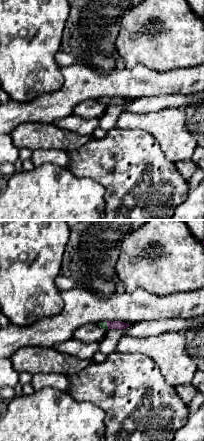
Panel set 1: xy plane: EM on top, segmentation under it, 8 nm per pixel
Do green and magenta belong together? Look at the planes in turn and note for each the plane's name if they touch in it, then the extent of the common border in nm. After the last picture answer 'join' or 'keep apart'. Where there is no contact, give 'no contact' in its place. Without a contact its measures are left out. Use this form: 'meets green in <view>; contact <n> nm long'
meets green in xy; contact 80 nm long

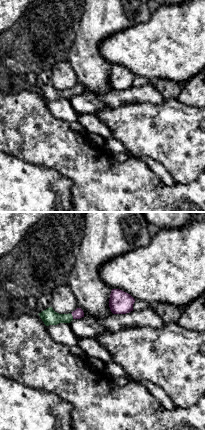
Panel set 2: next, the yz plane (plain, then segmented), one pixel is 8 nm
meets green in yz; contact 50 nm long

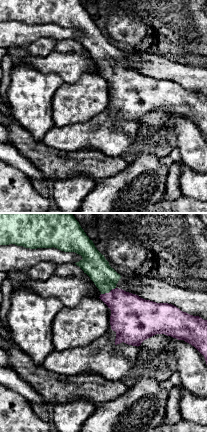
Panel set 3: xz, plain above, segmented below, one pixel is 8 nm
meets green in xz; contact 130 nm long

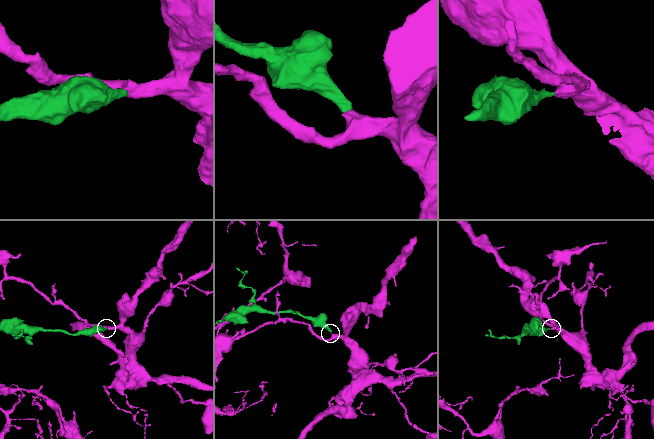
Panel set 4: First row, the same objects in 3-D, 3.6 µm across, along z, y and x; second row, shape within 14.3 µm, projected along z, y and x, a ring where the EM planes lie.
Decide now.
join

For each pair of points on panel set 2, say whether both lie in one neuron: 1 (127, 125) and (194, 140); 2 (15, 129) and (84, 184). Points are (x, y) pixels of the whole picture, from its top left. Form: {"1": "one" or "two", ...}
{"1": "one", "2": "one"}

